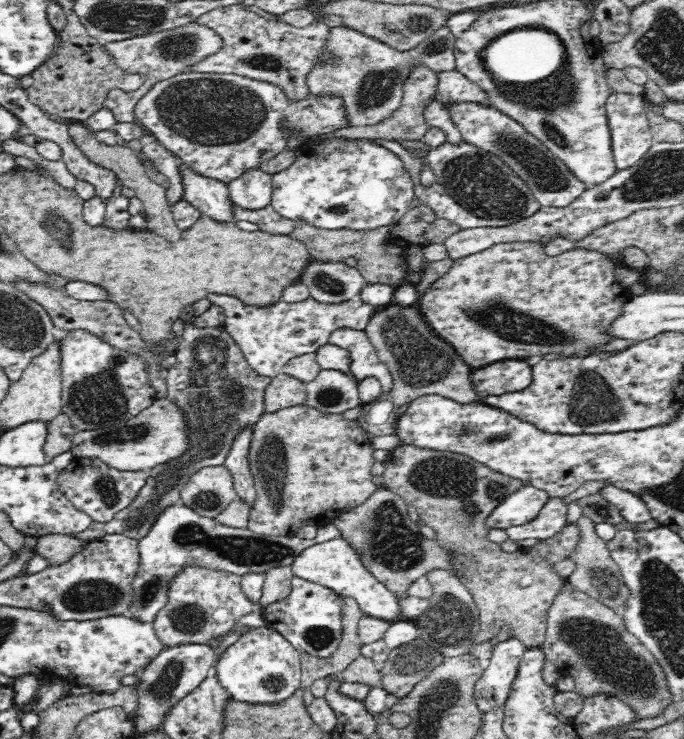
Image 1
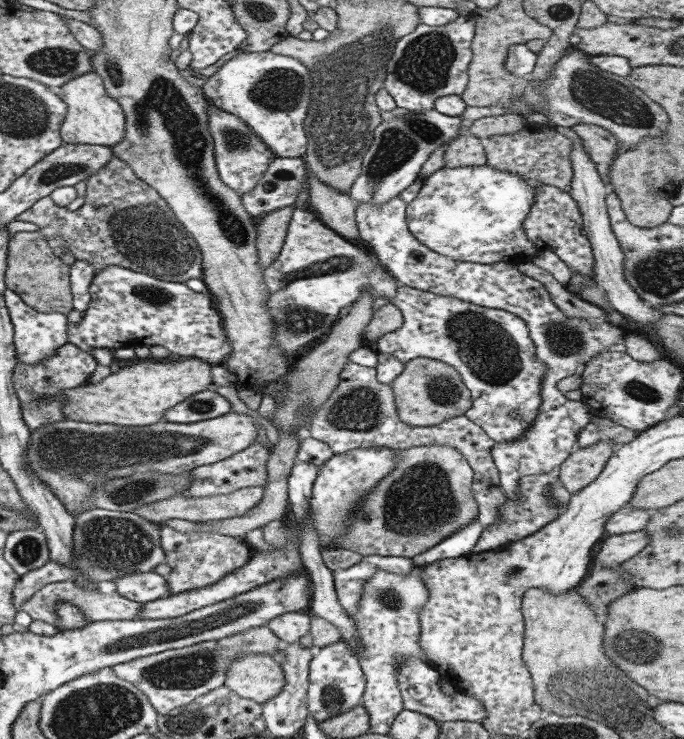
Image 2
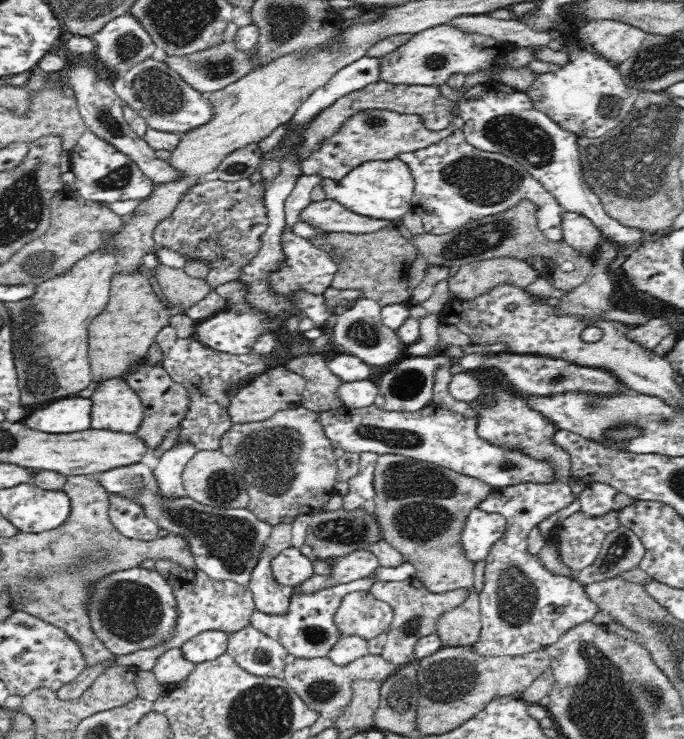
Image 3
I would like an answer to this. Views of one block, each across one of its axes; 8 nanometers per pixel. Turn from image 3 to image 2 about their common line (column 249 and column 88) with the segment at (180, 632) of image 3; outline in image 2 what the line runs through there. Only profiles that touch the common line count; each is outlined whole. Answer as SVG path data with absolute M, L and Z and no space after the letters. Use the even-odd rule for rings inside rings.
M62 581L53 582L42 586L38 589L32 597L30 597L26 602L22 603L21 610L28 613L32 621L42 620L48 624L52 624L55 627L58 626L58 615L56 615L56 604L60 602L70 602L74 606L78 606L78 610L82 610L86 614L86 625L92 622L98 622L98 620L124 620L124 619L136 619L142 611L144 604L128 600L122 597L118 591L104 593L99 591L99 589L84 589L78 587L74 581Z

